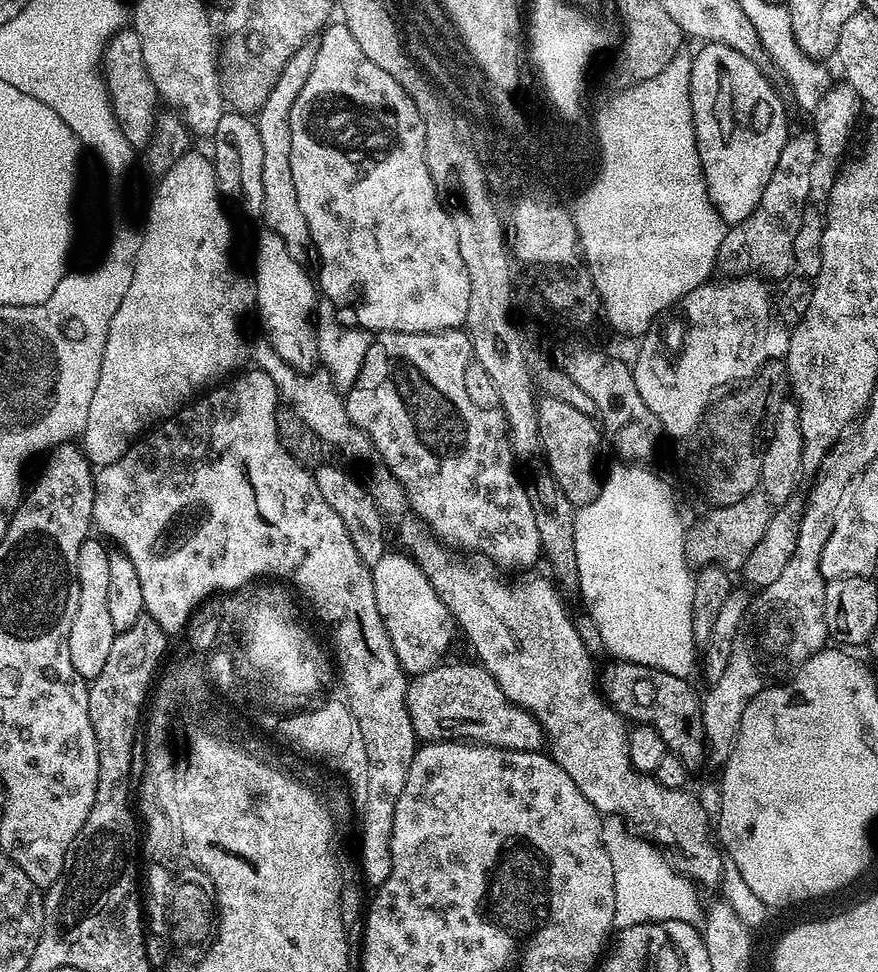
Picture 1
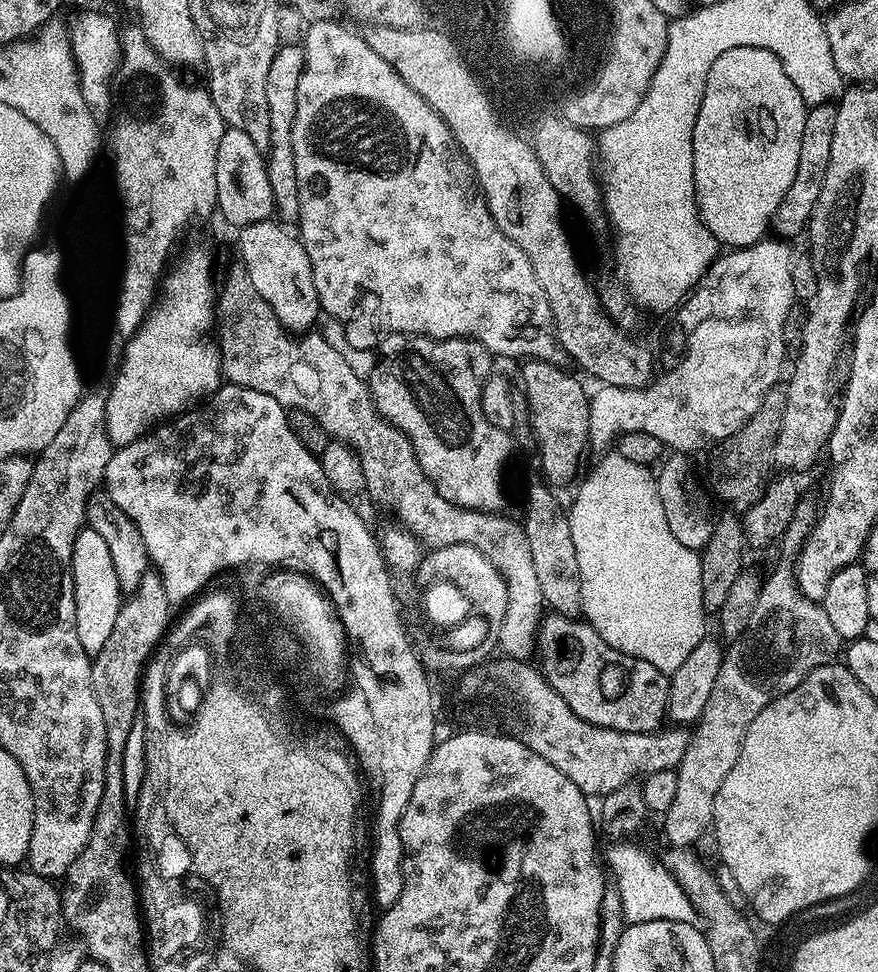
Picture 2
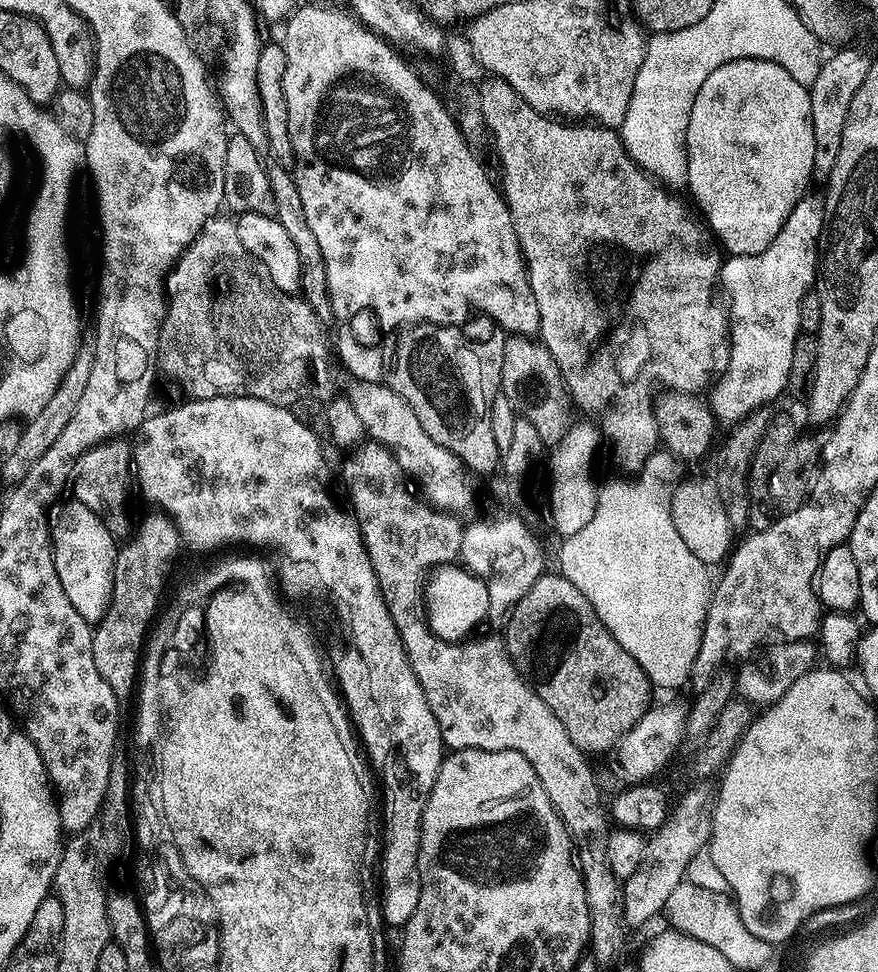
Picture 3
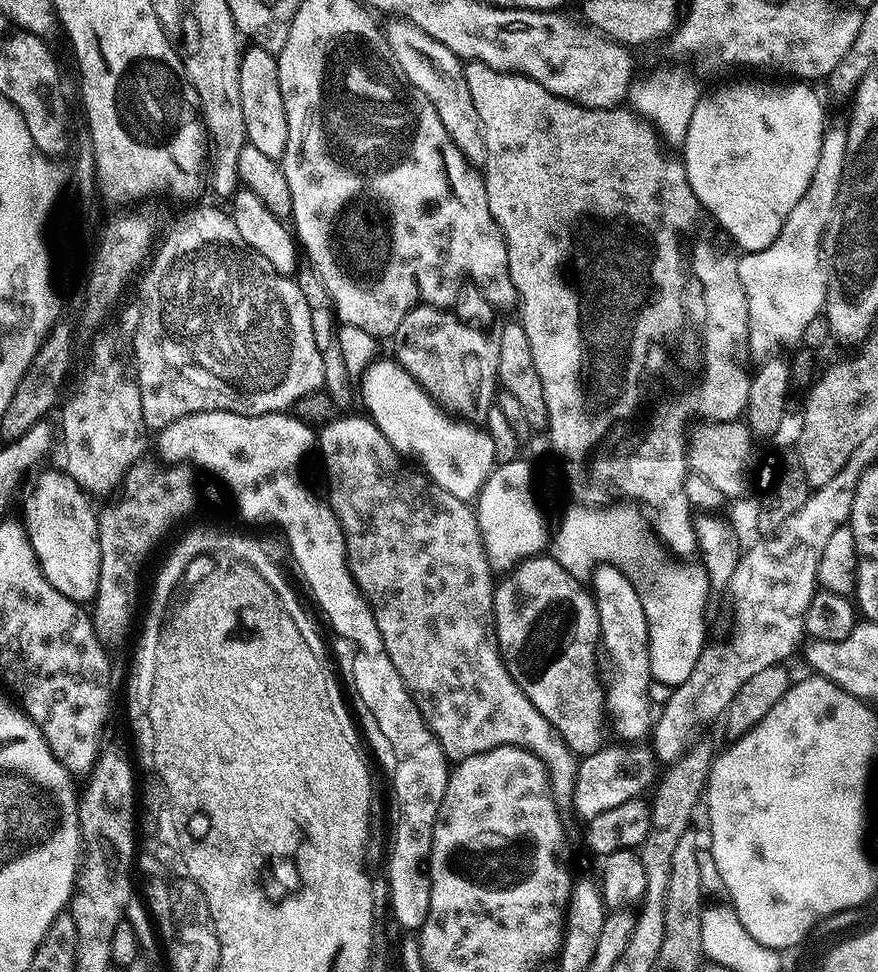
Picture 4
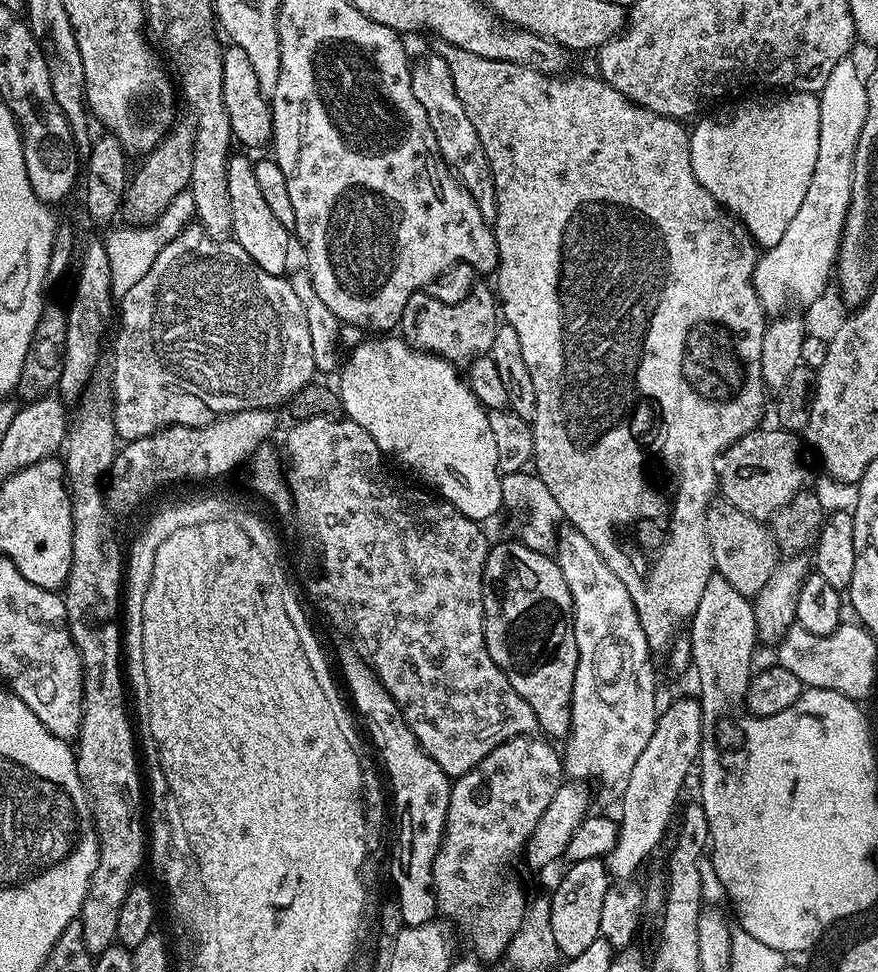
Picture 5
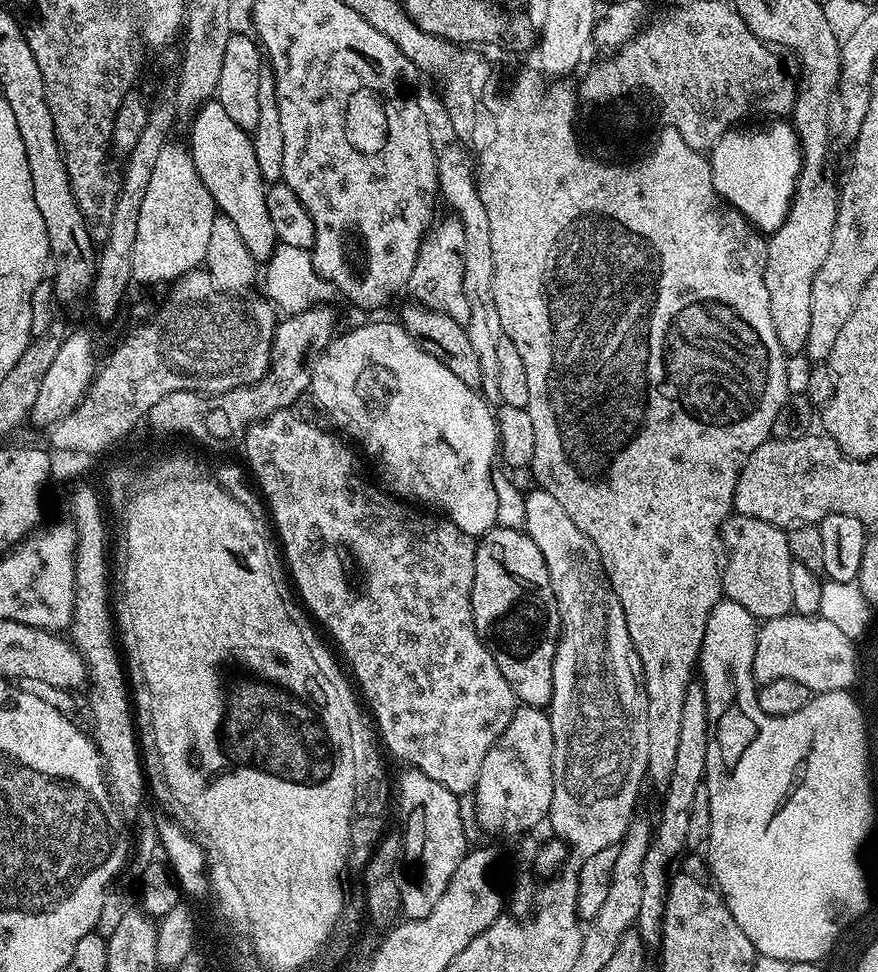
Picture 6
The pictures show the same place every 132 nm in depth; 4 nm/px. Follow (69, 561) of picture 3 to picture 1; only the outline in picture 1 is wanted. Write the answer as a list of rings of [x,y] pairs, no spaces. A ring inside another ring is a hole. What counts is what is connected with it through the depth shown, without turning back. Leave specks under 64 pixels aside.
[[[86,539],[80,547],[80,605],[74,614],[74,626],[72,627],[72,661],[74,670],[78,670],[78,674],[85,682],[91,682],[102,672],[102,666],[106,666],[105,658],[110,655],[110,646],[114,635],[110,622],[108,598],[109,551],[106,547],[104,548],[105,541],[100,540]]]

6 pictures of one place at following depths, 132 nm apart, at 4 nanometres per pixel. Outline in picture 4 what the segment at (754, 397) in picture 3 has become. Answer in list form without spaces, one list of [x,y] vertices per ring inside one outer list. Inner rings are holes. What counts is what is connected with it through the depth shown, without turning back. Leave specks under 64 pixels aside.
[[[829,127],[822,138],[822,154],[818,158],[818,166],[814,166],[814,178],[810,178],[810,186],[802,198],[798,198],[798,206],[790,210],[778,238],[772,245],[761,252],[745,252],[736,261],[738,278],[742,282],[742,290],[746,294],[748,307],[748,350],[751,359],[764,362],[775,357],[779,348],[791,349],[801,343],[804,329],[810,320],[821,315],[824,310],[824,299],[828,282],[822,267],[822,241],[828,231],[828,220],[832,216],[832,207],[836,204],[838,190],[842,182],[842,170],[846,166],[847,131],[843,127]]]

